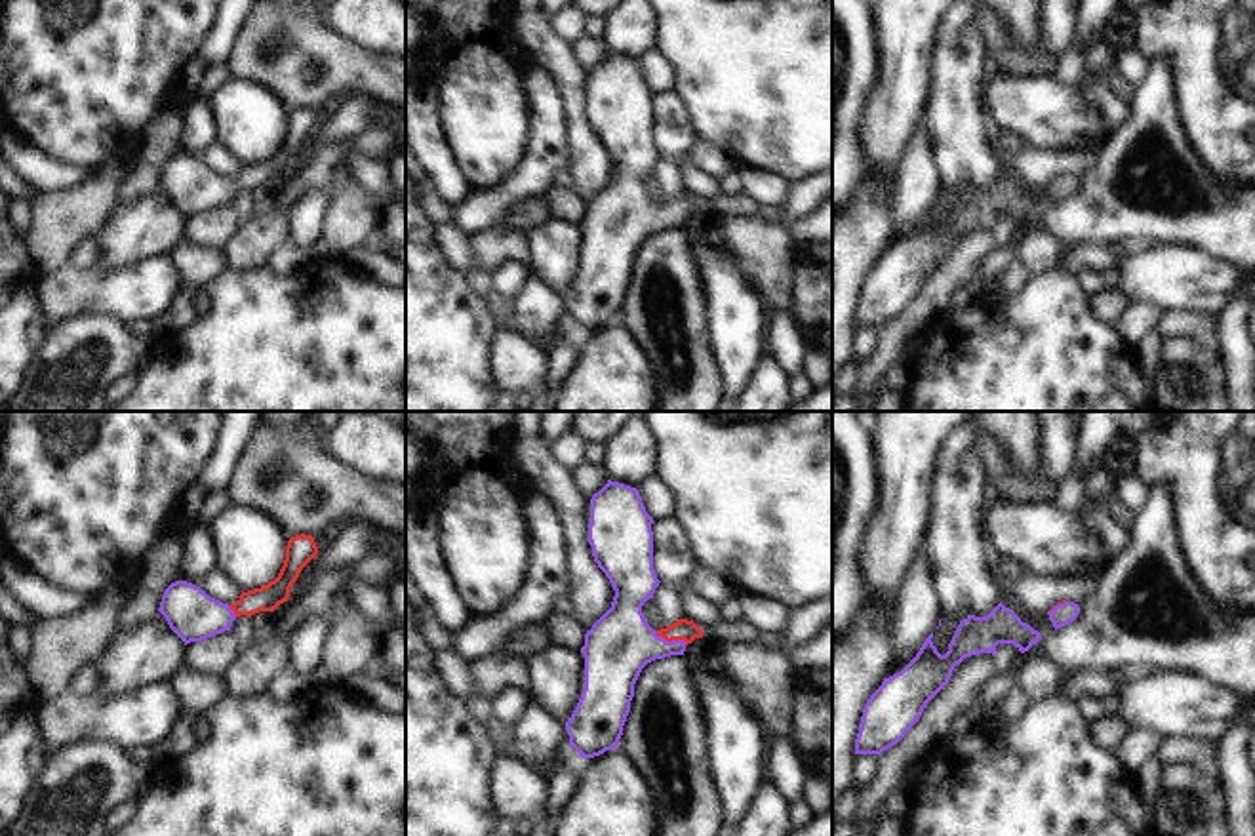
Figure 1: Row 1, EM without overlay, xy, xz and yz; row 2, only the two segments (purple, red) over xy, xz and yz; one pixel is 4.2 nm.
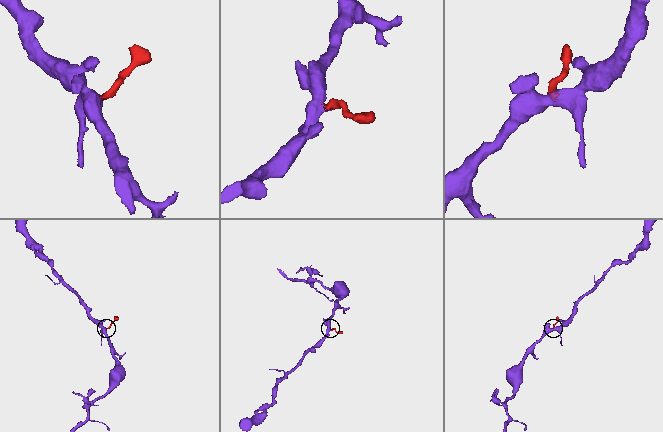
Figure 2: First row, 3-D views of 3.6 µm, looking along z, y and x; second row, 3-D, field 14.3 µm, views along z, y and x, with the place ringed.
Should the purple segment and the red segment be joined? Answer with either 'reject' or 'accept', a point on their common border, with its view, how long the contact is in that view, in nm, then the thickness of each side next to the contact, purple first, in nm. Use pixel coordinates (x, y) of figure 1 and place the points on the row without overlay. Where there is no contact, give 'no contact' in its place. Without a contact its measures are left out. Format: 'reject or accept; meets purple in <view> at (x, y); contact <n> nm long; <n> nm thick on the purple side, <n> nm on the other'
accept; meets purple in xz at (673, 214); contact 160 nm long; 280 nm thick on the purple side, 90 nm on the other

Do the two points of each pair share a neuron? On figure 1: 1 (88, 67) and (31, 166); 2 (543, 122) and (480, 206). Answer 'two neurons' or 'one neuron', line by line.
1: two neurons
2: one neuron

